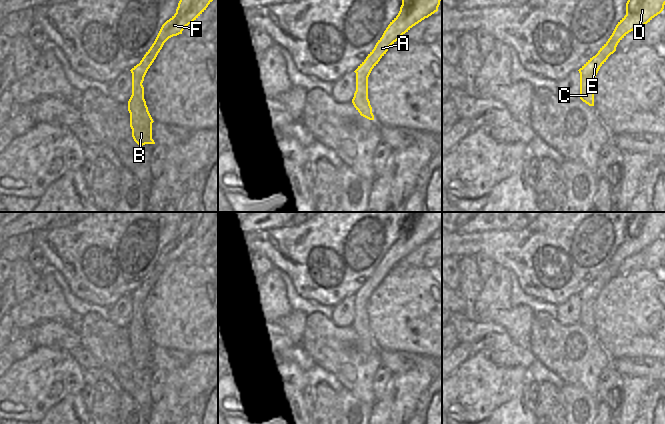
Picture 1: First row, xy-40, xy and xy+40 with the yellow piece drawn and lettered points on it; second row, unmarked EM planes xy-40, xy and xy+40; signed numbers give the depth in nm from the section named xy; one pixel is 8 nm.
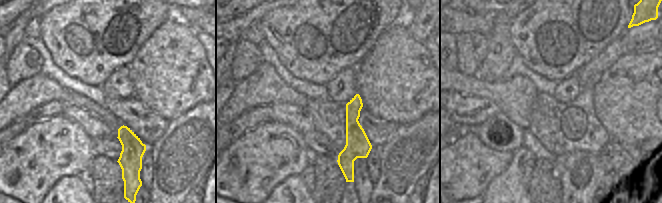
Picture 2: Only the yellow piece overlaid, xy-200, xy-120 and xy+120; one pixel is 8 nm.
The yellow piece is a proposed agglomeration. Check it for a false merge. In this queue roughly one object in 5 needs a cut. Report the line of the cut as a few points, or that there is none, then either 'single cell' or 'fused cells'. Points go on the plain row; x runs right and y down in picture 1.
cut none; single cell

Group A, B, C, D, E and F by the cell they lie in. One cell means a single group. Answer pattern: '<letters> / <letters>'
A B C D E F

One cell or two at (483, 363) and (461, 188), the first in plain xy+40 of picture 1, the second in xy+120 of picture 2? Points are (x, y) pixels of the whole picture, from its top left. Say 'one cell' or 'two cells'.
one cell

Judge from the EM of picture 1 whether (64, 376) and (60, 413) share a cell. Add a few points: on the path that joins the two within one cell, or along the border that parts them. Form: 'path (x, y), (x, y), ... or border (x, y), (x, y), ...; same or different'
border (79, 393), (69, 393), (45, 413); different

